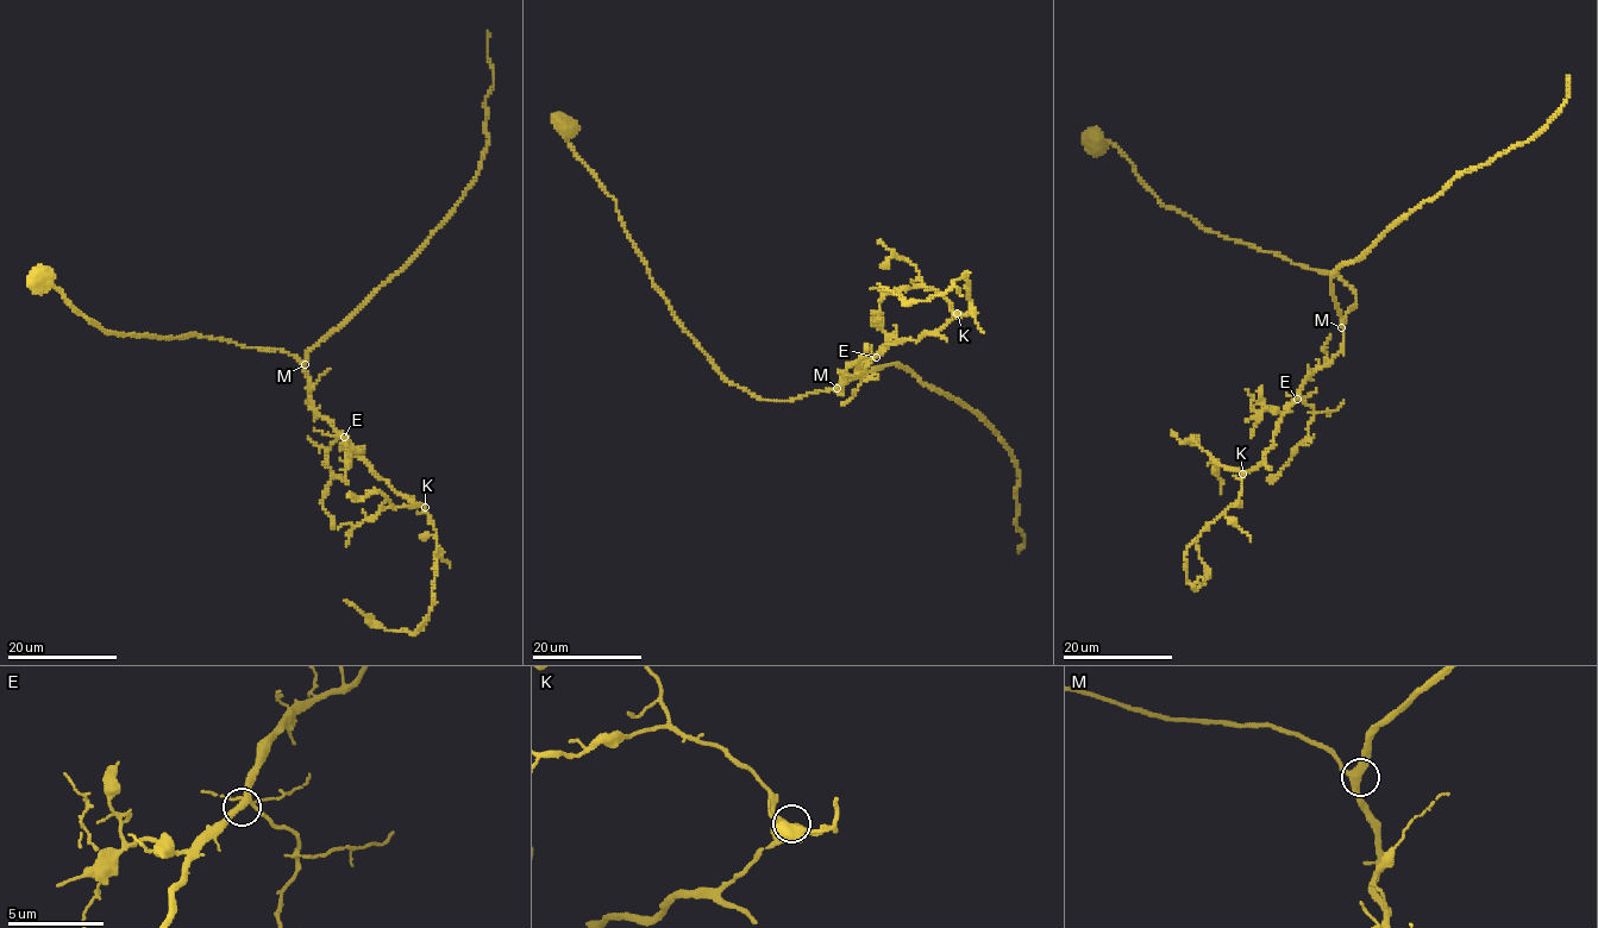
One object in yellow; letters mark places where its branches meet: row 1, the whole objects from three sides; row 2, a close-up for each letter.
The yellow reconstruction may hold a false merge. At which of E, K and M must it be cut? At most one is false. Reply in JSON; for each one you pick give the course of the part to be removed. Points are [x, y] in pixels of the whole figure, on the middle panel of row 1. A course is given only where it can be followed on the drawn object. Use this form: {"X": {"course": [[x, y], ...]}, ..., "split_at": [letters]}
{"split_at": []}

